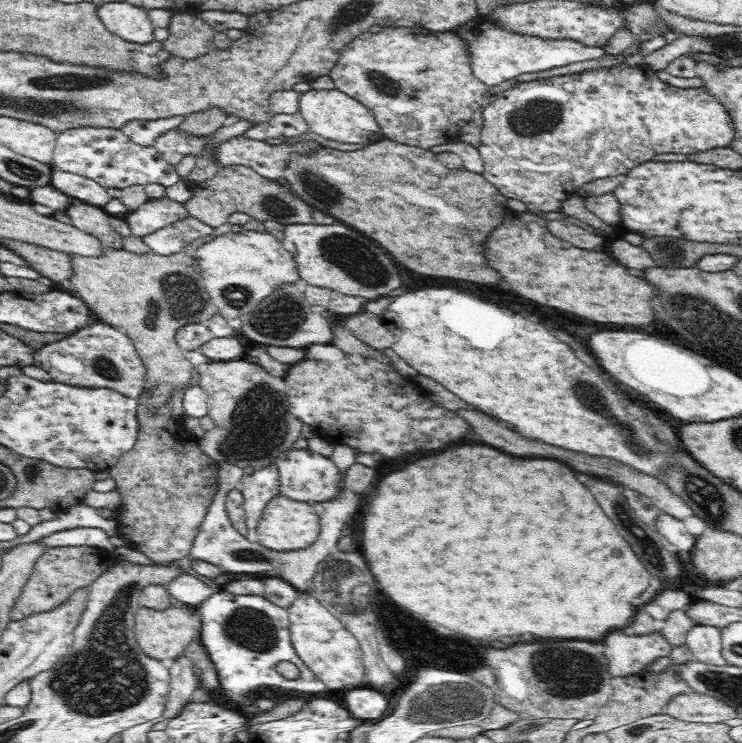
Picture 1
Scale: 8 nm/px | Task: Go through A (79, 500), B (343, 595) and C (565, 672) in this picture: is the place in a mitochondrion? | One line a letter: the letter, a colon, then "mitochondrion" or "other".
A: other
B: mitochondrion
C: mitochondrion

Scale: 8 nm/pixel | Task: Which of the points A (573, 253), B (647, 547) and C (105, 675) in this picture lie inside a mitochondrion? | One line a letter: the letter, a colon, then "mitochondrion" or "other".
A: other
B: mitochondrion
C: mitochondrion

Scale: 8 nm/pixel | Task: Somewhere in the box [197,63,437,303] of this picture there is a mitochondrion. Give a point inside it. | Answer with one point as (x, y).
(364, 263)

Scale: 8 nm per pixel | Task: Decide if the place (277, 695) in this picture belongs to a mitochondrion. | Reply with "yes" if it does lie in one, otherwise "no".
no

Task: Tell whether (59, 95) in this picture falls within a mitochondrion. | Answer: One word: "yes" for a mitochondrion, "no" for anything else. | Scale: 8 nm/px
yes

